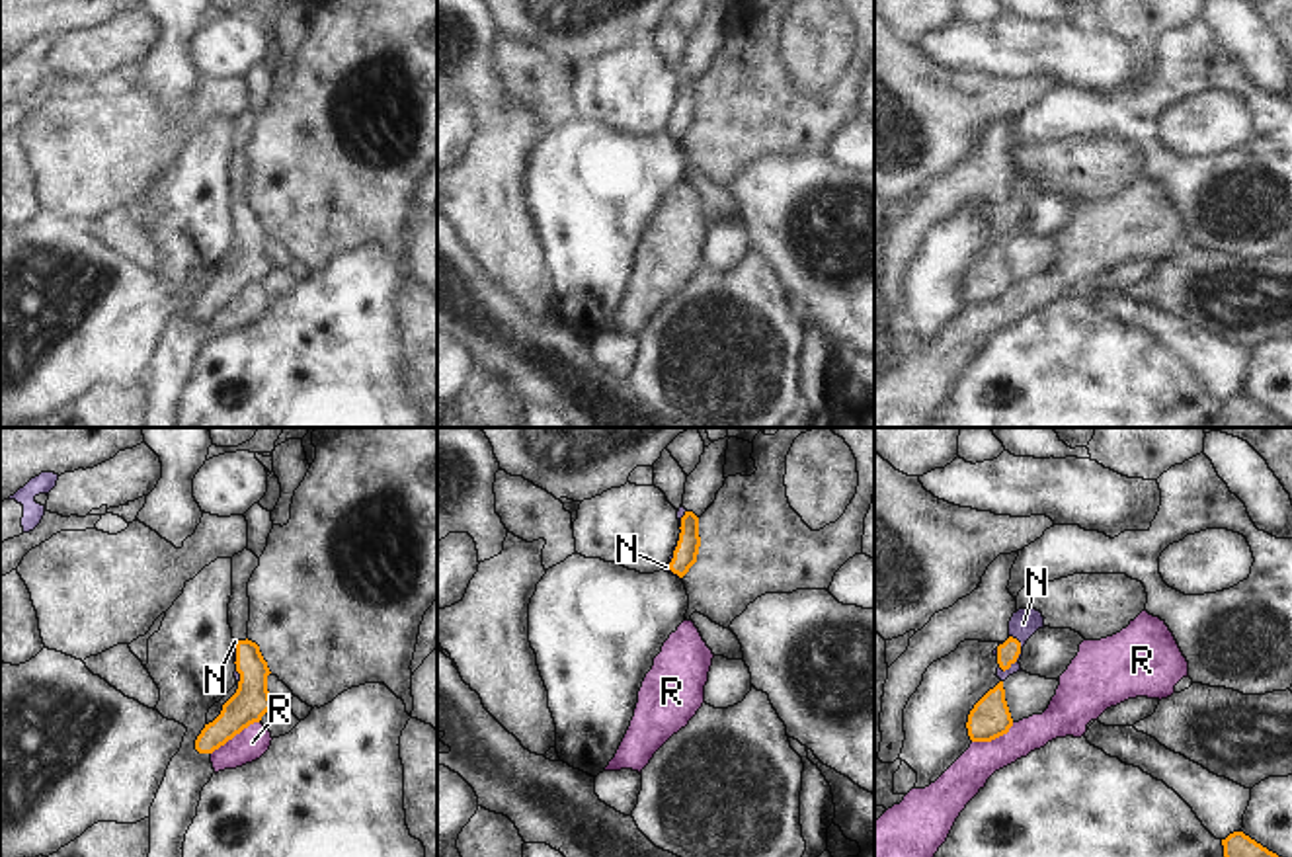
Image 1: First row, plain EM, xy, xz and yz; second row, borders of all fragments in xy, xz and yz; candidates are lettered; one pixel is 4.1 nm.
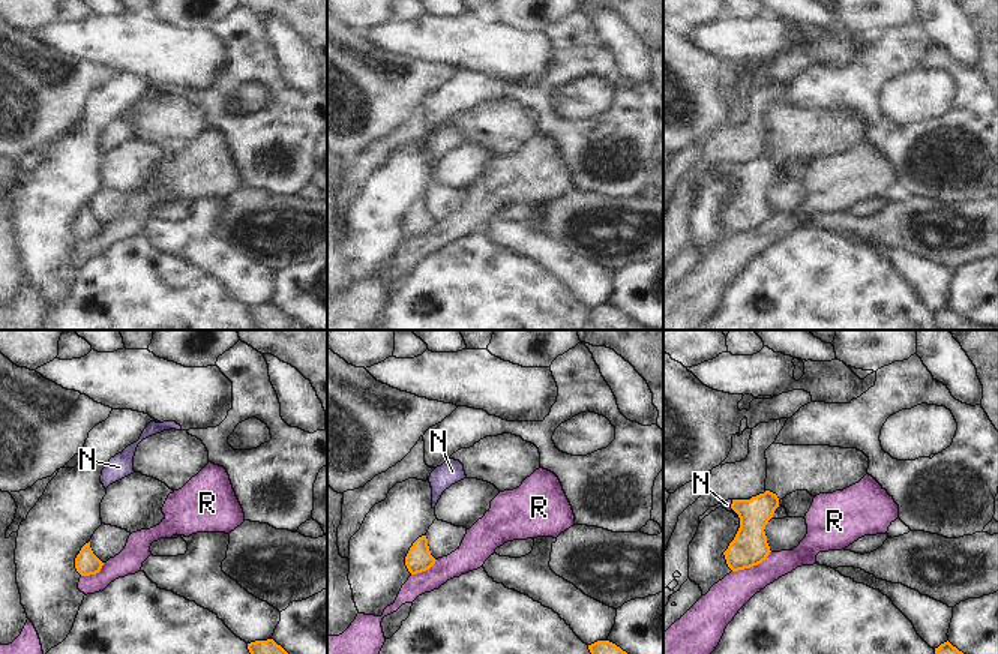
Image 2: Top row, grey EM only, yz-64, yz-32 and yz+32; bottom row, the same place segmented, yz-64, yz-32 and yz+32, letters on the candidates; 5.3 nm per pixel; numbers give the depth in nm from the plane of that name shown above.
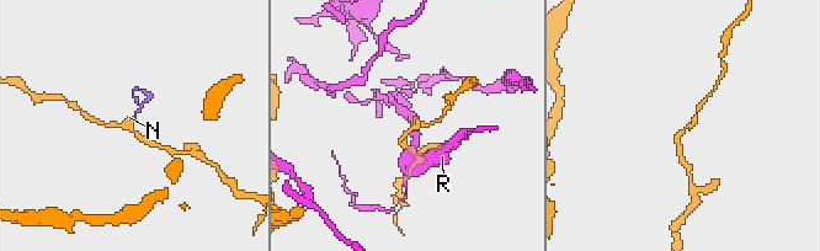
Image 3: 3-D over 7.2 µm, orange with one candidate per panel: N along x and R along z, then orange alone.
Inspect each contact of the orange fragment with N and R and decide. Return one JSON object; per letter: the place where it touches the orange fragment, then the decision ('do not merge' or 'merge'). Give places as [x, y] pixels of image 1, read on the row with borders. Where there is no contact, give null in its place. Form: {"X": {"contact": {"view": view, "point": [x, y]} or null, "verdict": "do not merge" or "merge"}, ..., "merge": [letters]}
{"N": {"contact": {"view": "yz", "point": [1019, 652]}, "verdict": "merge"}, "R": {"contact": {"view": "xy", "point": [235, 734]}, "verdict": "do not merge"}, "merge": ["N"]}

